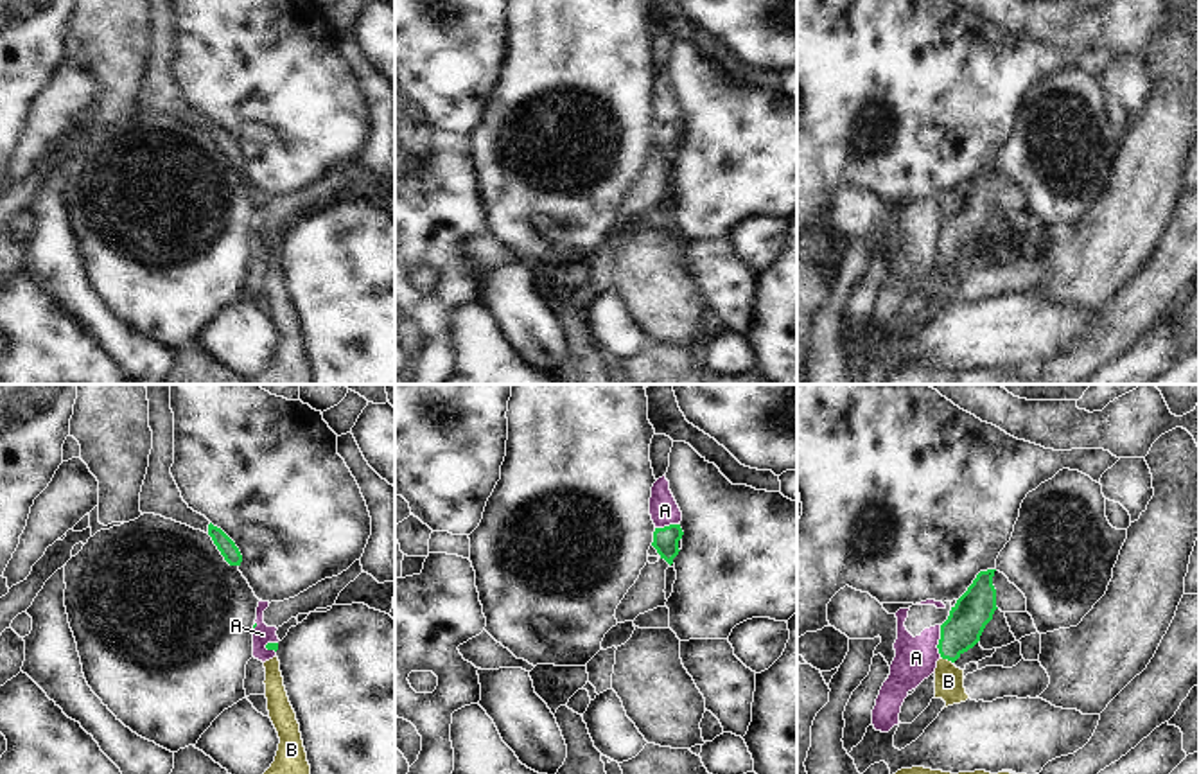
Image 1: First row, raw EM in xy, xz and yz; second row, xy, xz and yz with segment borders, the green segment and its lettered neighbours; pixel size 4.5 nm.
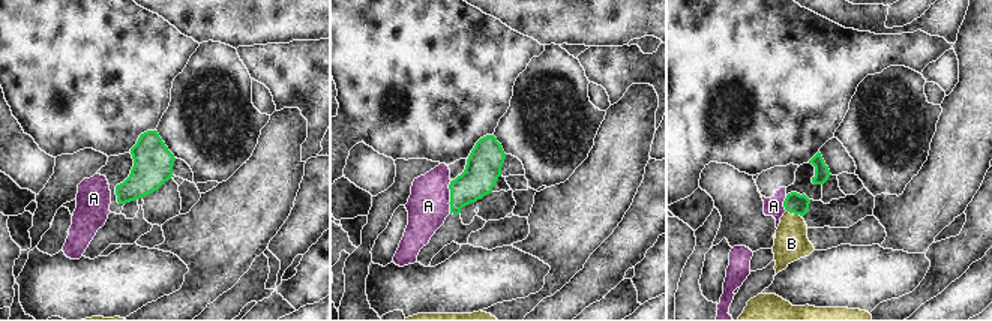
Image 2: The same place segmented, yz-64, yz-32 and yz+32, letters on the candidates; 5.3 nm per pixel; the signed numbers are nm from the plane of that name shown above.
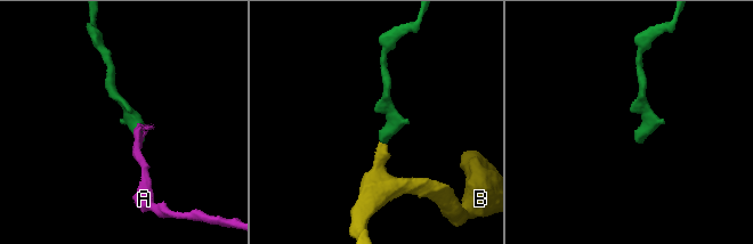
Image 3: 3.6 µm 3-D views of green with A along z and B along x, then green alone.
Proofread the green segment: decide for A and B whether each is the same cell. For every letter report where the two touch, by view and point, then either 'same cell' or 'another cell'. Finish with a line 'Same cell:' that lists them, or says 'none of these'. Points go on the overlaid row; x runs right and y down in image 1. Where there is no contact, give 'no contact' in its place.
A: meets green in yz at (939, 642); another cell
B: meets green in yz at (946, 658); same cell
Same cell: B

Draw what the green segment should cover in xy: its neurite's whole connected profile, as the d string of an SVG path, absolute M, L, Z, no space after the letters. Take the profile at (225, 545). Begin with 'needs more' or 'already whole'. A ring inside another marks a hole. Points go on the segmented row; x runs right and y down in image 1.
already whole | M210 523L208 535L212 537L214 544L217 546L217 550L221 551L221 555L230 566L241 566L242 555L239 548L221 528Z

